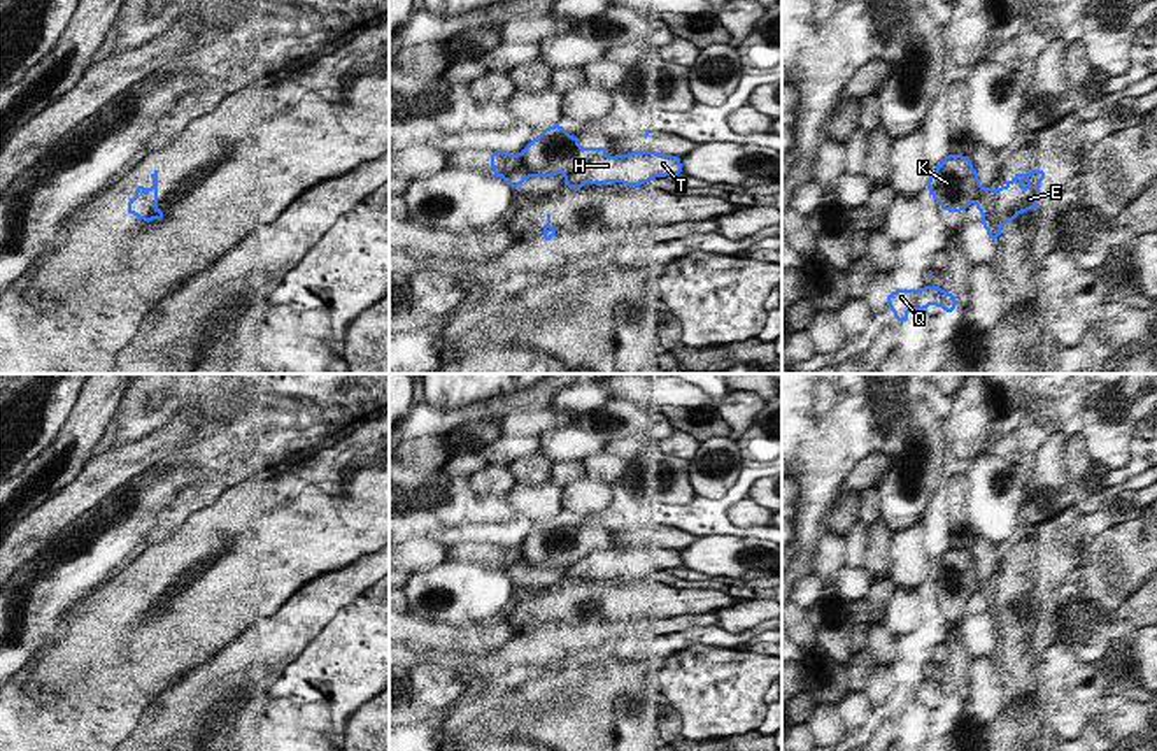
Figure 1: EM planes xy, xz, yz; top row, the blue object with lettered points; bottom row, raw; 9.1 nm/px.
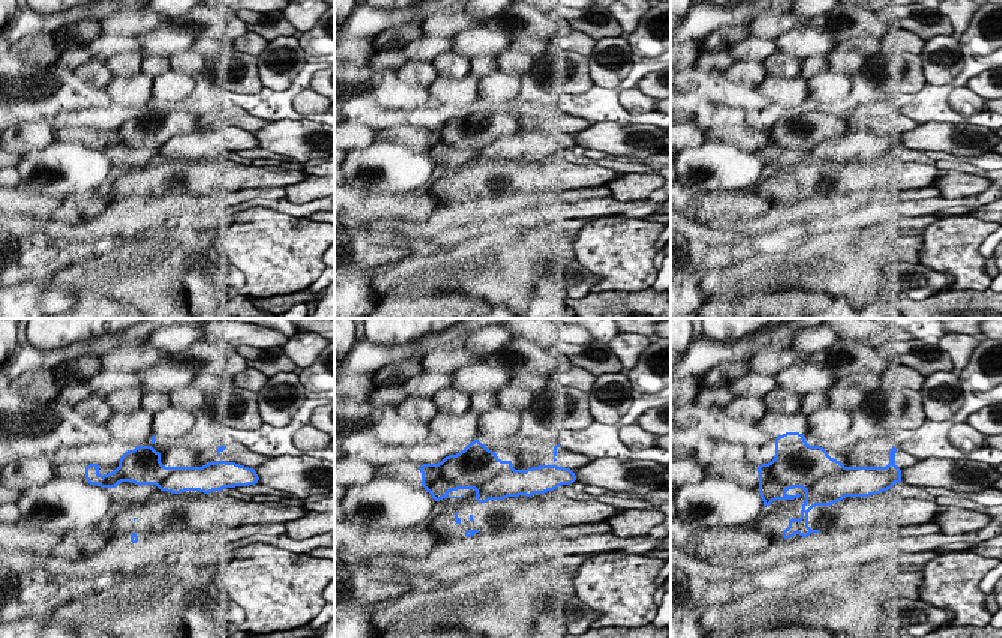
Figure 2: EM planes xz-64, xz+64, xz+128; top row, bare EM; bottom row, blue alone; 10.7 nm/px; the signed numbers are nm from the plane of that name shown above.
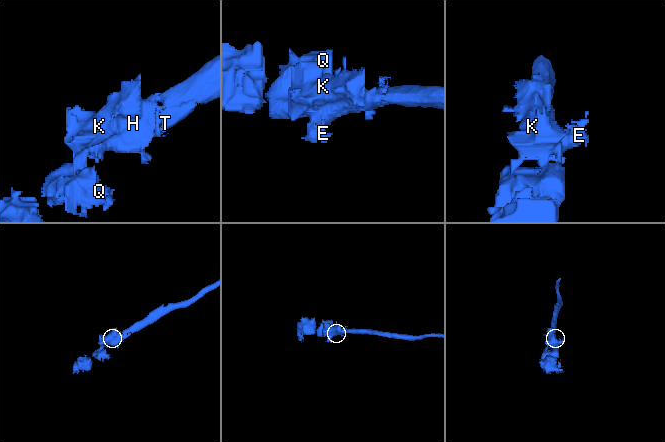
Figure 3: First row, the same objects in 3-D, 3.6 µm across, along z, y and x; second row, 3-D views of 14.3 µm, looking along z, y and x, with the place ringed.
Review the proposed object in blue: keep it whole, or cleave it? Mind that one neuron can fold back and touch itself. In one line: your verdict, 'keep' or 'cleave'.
keep

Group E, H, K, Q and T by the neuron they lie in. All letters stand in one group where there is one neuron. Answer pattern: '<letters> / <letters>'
E H K Q T

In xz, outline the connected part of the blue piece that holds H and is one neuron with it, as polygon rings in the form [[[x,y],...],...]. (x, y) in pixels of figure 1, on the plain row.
[[[561,518],[545,521],[521,547],[494,544],[489,547],[494,572],[501,570],[512,584],[528,570],[552,570],[564,567],[564,581],[580,583],[587,576],[624,576],[640,579],[654,570],[680,569],[680,549],[656,544],[633,544],[629,547],[607,549],[608,540],[580,540],[578,530],[571,530]]]

